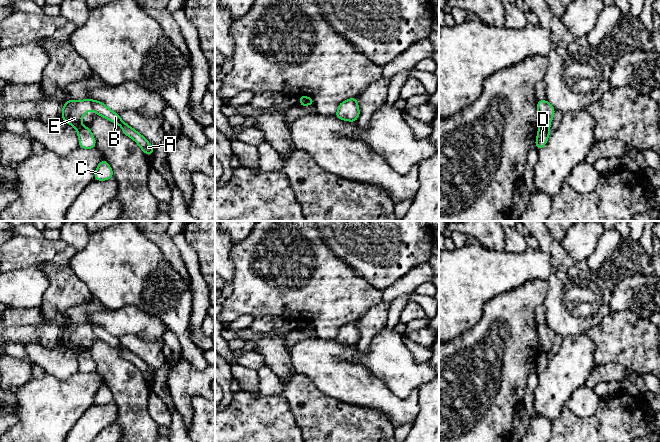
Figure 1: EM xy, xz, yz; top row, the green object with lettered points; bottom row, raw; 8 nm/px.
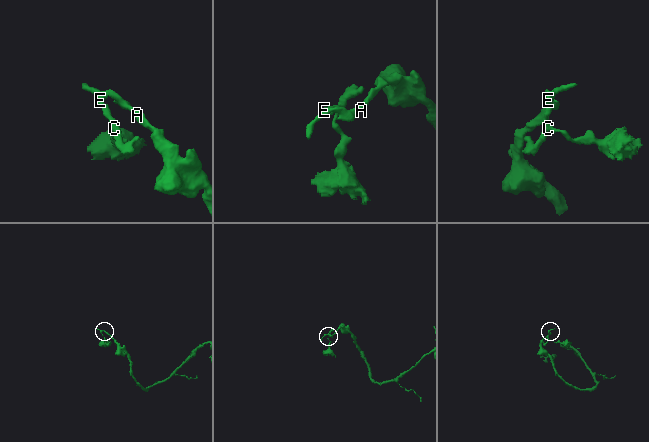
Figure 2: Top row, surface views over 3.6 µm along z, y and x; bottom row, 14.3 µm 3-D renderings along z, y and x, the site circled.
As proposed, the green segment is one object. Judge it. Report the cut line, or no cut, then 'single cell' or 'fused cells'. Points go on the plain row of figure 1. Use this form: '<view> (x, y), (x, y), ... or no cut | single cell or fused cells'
yz (539, 351), (546, 351), (548, 353) | fused cells

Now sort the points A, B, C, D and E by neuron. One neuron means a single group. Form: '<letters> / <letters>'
A B E / C D

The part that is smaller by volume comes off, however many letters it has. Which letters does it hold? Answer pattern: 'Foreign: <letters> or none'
Foreign: C, D

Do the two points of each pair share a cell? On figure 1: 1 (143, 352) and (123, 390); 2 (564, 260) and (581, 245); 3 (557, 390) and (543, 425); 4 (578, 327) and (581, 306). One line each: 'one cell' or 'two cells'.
1: two cells
2: two cells
3: two cells
4: one cell

